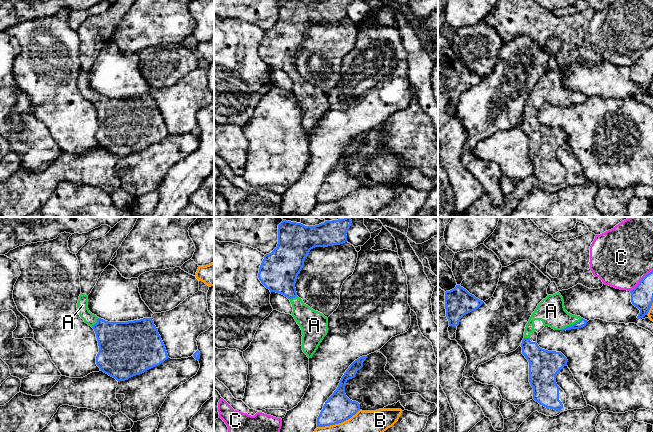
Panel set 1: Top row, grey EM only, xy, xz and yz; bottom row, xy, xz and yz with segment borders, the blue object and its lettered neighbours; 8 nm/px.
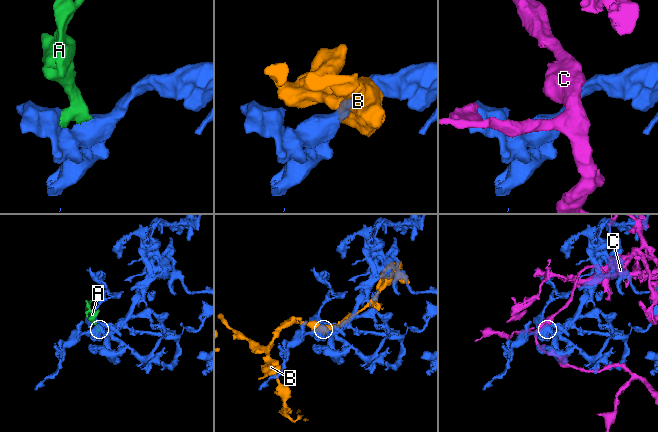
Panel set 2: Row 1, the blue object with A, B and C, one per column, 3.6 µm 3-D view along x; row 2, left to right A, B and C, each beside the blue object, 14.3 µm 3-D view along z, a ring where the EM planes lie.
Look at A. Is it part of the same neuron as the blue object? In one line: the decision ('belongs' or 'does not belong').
belongs

